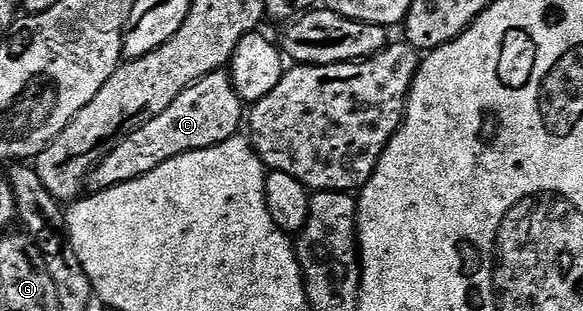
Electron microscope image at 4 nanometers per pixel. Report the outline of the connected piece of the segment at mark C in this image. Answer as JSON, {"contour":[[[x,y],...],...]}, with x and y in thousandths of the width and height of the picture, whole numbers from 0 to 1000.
{"contour":[[[388,225],[358,235],[345,260],[317,286],[317,299],[310,299],[310,312],[304,312],[304,325],[297,325],[297,338],[290,338],[283,363],[262,376],[262,389],[242,402],[228,428],[221,428],[221,441],[209,447],[156,553],[154,611],[178,614],[214,595],[235,569],[249,569],[249,556],[262,556],[269,531],[283,531],[283,518],[297,518],[297,505],[379,466],[379,453],[405,444],[419,395],[420,334],[410,315],[407,286],[400,286],[395,238]]]}

